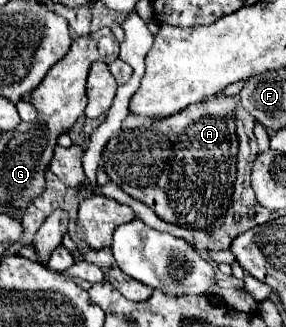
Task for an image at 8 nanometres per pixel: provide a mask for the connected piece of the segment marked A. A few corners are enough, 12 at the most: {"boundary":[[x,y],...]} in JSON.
{"boundary":[[217,93],[103,149],[163,221],[213,231],[231,205],[235,99]]}

